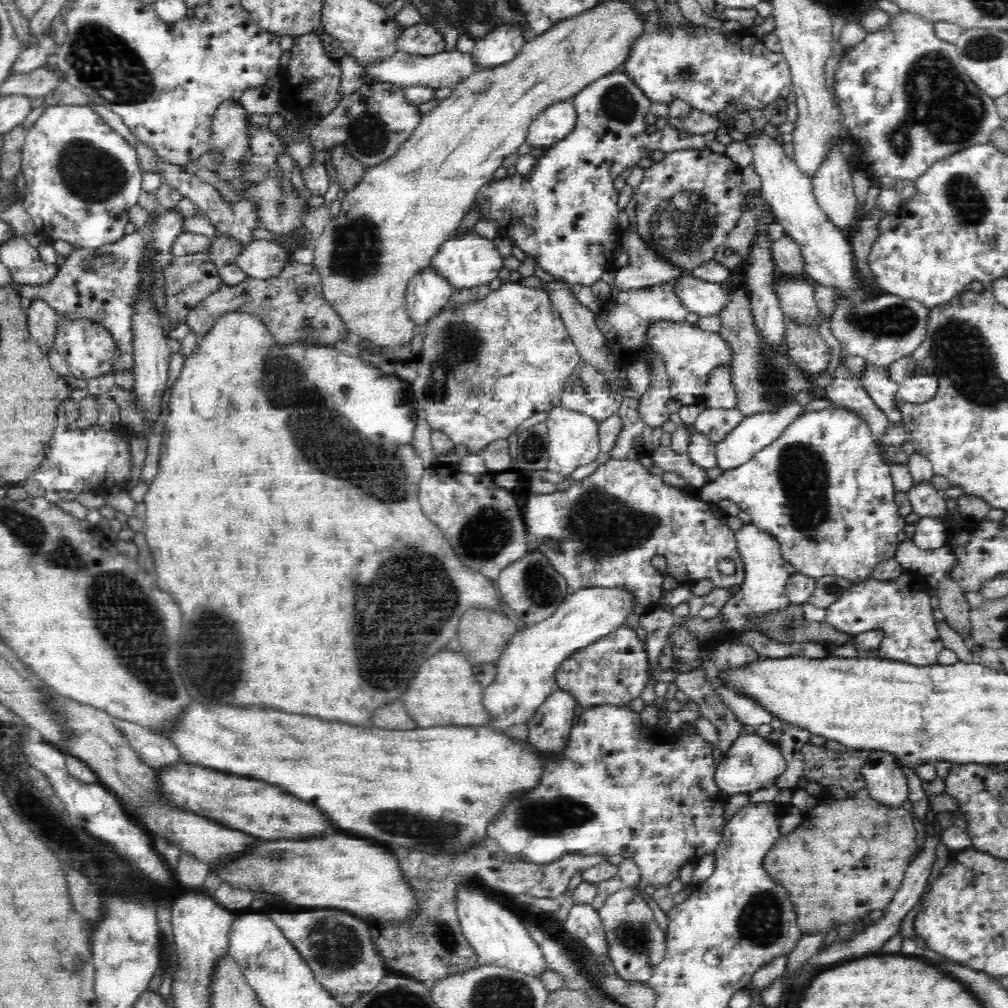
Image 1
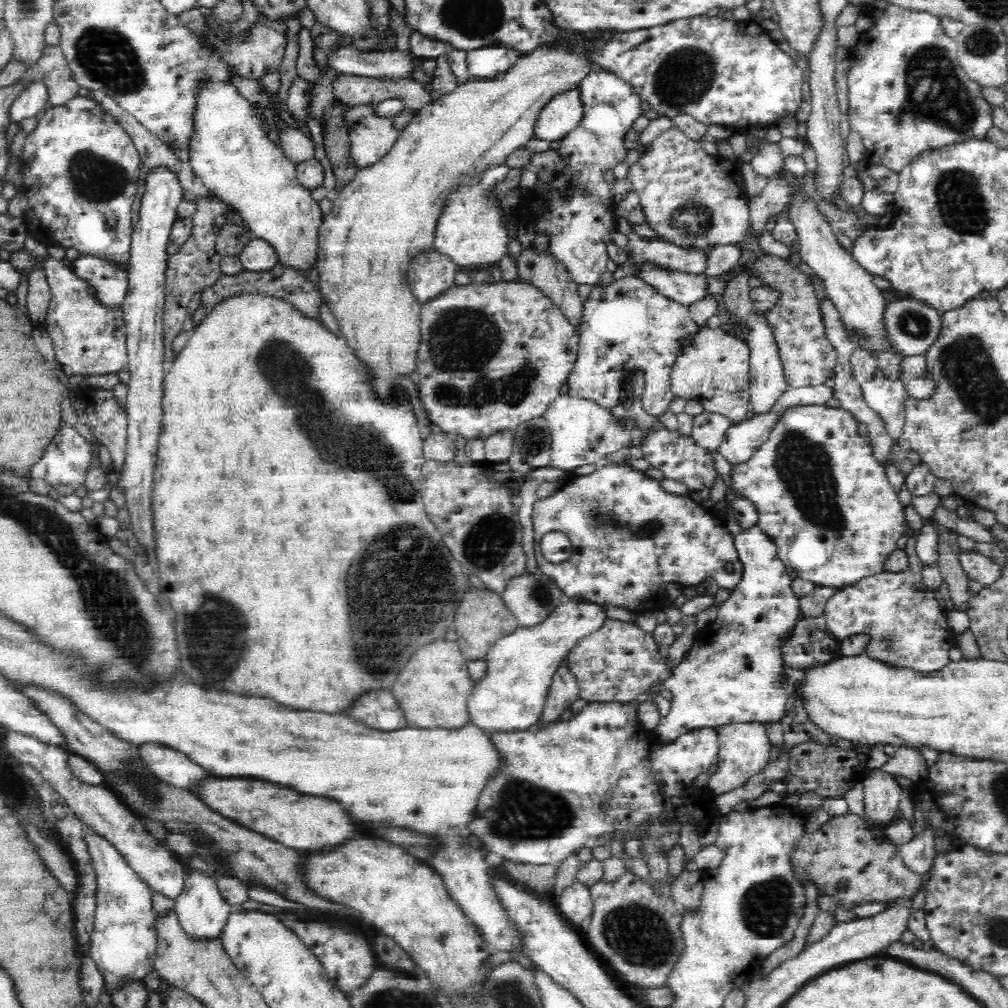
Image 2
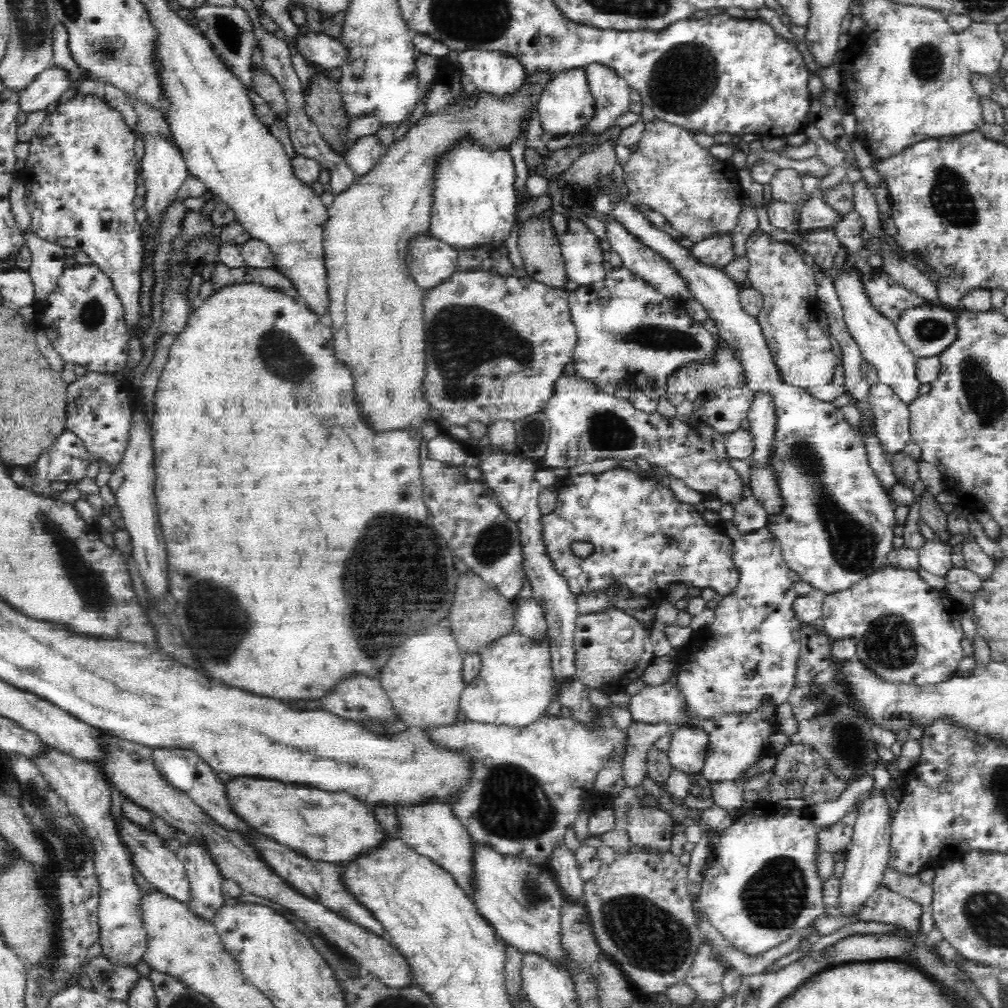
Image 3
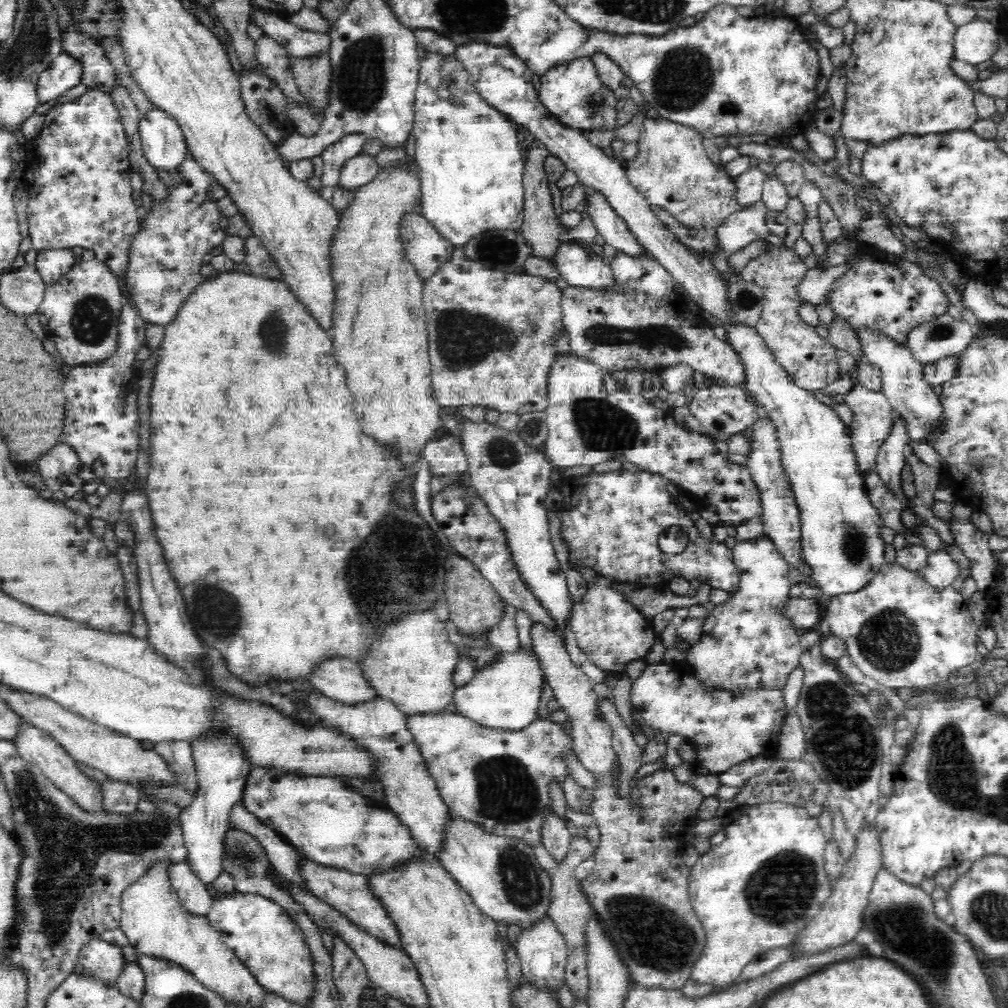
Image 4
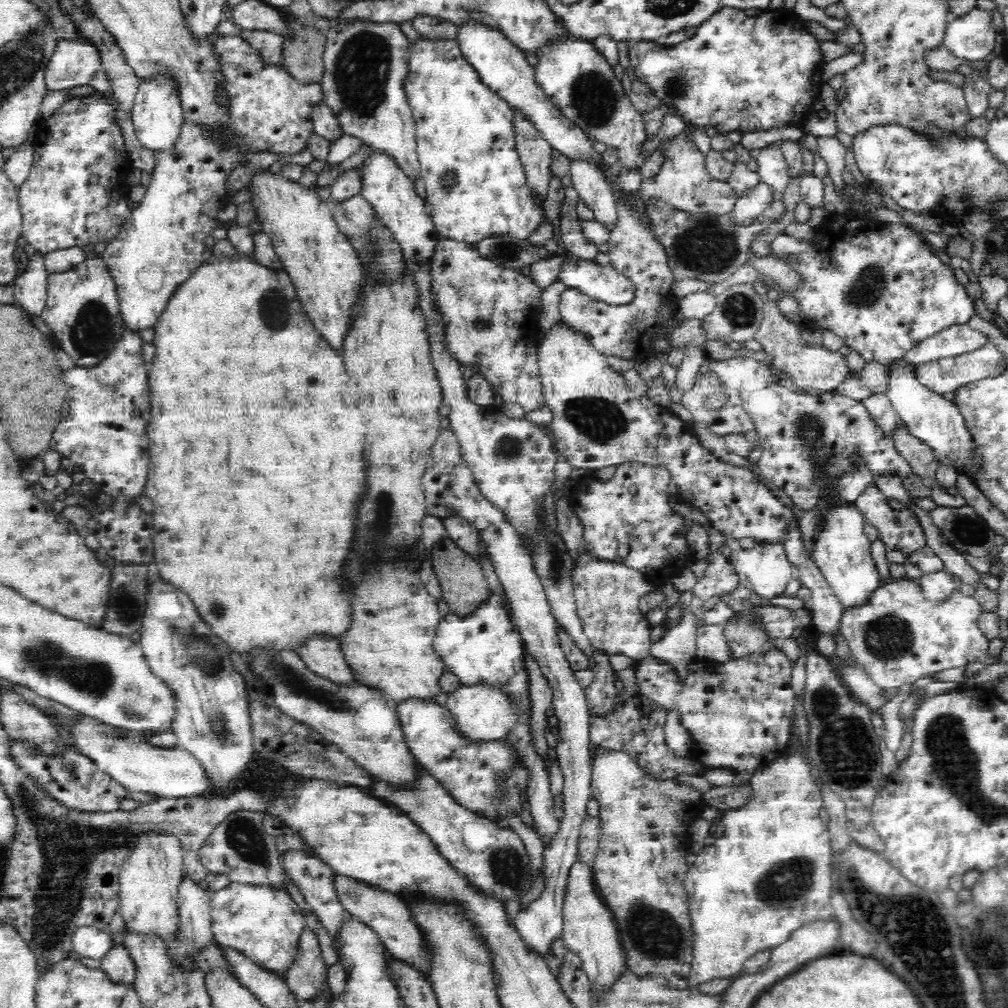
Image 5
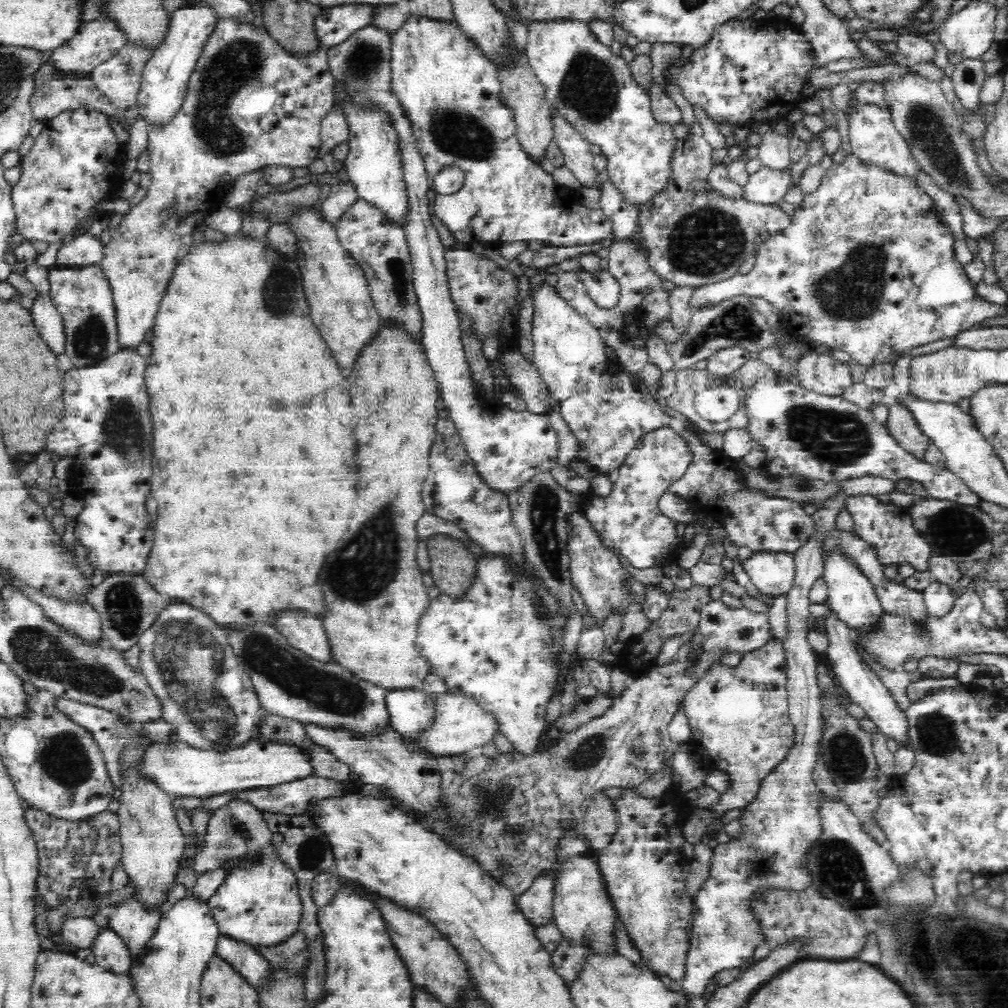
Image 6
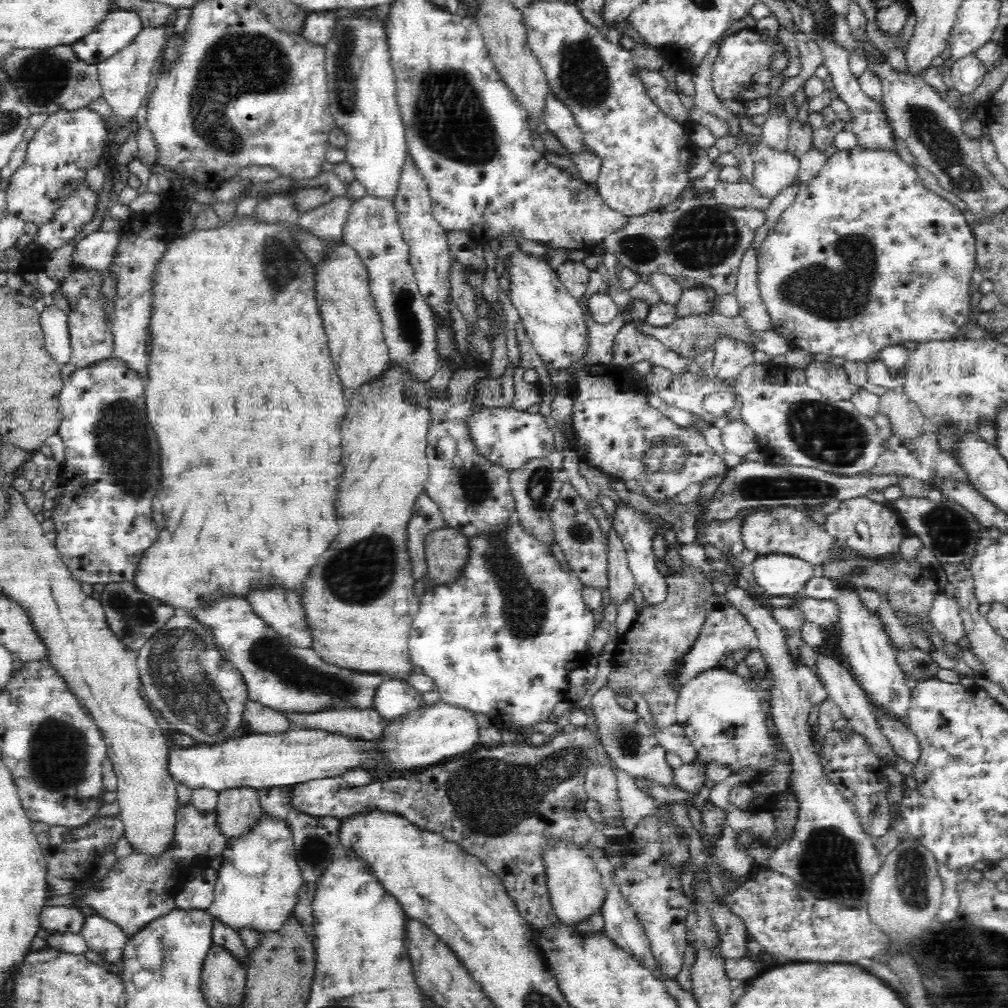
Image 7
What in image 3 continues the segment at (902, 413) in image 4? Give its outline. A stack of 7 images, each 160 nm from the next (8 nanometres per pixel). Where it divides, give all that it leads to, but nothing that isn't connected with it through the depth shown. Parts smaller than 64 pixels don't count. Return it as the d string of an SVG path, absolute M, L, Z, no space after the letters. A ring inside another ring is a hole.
M842 266L839 274L833 278L834 288L842 304L848 332L856 341L865 360L874 366L879 382L890 388L904 404L910 405L920 396L921 382L916 375L917 358L903 343L895 324L883 318L881 314L875 312L874 308L870 307L861 284L859 284L857 272L858 269L856 268L846 271Z

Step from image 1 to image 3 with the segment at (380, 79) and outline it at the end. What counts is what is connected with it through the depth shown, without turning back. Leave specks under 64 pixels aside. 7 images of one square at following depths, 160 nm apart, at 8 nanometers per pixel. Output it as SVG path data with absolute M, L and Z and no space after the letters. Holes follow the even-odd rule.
M309 31L296 36L294 48L307 63L326 70L336 69L340 66L347 54L338 38L320 32Z

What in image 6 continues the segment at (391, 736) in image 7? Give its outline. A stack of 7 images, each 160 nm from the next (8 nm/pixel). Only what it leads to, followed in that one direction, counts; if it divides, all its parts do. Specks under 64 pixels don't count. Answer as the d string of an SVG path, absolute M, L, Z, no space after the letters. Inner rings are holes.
M442 693L437 696L434 710L431 723L420 729L415 737L401 735L403 744L415 754L423 754L427 758L446 762L448 756L478 752L488 742L492 741L493 735L498 732L495 720L467 696ZM254 736L244 744L222 752L194 748L180 740L174 744L153 743L148 748L148 754L144 756L144 768L142 768L142 771L173 797L194 797L200 799L222 793L274 787L278 784L303 780L316 774L314 765L312 765L312 757L310 757L306 747L300 747L300 745L294 745L294 743L280 742L276 739L268 740L260 736Z

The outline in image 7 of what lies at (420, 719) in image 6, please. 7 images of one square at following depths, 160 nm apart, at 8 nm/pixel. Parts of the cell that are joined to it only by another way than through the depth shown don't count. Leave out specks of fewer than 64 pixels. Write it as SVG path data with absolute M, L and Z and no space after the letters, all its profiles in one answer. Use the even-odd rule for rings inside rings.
M384 677L375 688L373 707L385 720L394 720L394 717L422 706L422 694L400 678Z

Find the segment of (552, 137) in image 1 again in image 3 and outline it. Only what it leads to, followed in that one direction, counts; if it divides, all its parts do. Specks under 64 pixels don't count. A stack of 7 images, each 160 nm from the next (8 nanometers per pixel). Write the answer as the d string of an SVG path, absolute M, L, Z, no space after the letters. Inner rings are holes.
M571 68L554 75L554 78L542 88L536 107L540 113L543 132L551 133L556 138L571 135L589 125L596 114L596 100L590 95L585 68Z

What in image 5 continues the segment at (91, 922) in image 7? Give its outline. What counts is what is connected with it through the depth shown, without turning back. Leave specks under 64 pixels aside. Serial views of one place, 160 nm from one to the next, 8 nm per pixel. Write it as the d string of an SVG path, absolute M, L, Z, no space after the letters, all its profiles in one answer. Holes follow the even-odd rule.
M113 944L99 961L99 968L114 984L133 984L135 981L135 964L124 945Z

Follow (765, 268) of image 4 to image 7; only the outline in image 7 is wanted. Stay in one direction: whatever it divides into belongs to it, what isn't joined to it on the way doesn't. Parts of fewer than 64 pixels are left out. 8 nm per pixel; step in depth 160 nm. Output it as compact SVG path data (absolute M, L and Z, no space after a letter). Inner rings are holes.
M813 361L805 370L806 381L830 400L851 400L860 387L850 384L843 366Z

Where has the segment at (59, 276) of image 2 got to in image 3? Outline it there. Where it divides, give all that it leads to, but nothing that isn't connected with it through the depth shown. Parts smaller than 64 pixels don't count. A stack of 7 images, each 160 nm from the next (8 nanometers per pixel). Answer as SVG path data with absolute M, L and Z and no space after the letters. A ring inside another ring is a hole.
M78 94L76 98L59 104L55 111L48 114L42 122L36 134L29 140L30 154L26 160L25 167L22 169L23 175L19 178L25 184L27 196L27 211L31 216L32 234L66 248L73 248L76 251L81 250L90 256L92 263L90 264L69 264L64 272L60 275L59 284L54 288L53 293L43 301L44 308L41 315L42 320L42 335L47 337L49 343L52 344L54 350L58 352L59 357L68 365L80 365L86 368L86 374L76 378L75 382L67 384L67 404L65 428L73 432L83 444L83 447L88 451L91 461L98 464L108 464L110 470L114 472L118 468L118 464L122 462L126 452L126 446L130 442L130 428L132 428L132 416L134 416L134 398L130 392L122 391L121 375L126 371L126 360L128 360L128 345L129 340L139 340L140 332L142 332L142 314L143 307L141 306L141 278L140 274L143 269L143 254L145 247L142 244L143 223L138 223L134 212L136 208L132 205L134 202L134 190L136 190L137 182L137 160L134 152L135 134L133 129L128 126L124 120L124 115L118 109L106 103L102 97L92 95Z

